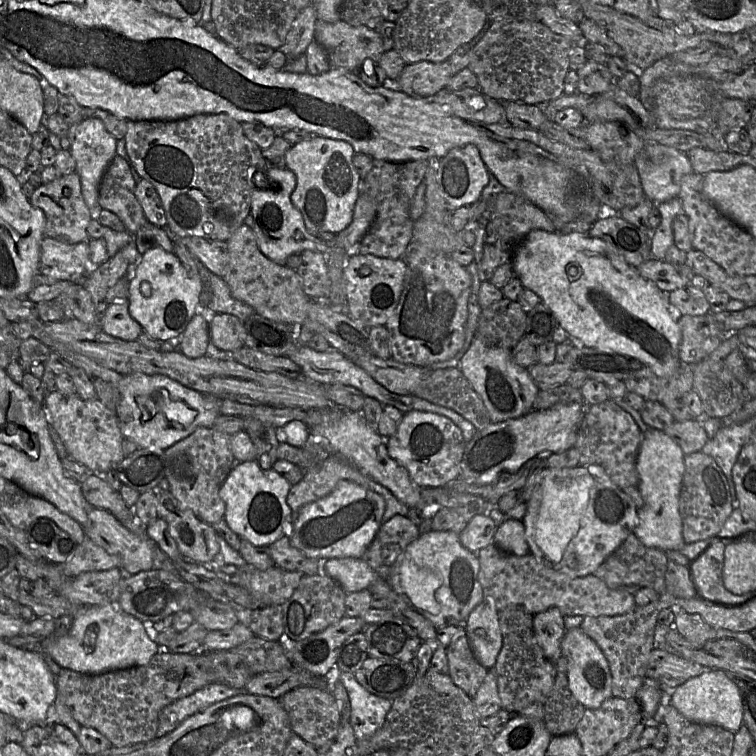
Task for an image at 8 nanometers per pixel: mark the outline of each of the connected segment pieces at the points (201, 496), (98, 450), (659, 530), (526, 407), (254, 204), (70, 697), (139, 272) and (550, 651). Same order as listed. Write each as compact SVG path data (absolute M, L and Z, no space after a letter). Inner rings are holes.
M201 427L164 450L165 479L169 483L169 491L184 509L192 511L196 517L209 525L224 519L225 515L225 503L219 491L232 465L236 464L230 449L230 436L212 427Z
M55 389L45 396L44 407L69 457L85 465L91 473L103 475L124 459L124 437L117 414L109 410L99 399L84 400L77 394L64 395Z
M650 428L643 433L636 468L639 476L637 488L644 504L638 509L638 526L632 534L647 547L665 552L681 551L685 545L679 512L679 497L685 472L684 458L681 447L663 431Z
M475 332L459 363L459 369L482 400L493 423L519 418L534 410L533 404L540 391L528 369L517 365L511 353L509 349L488 345Z
M268 164L265 171L266 180L283 184L257 187L251 193L250 214L253 217L251 229L260 251L280 265L285 265L290 255L300 254L304 250L317 250L325 254L329 244L308 233L301 212L291 201L291 194L296 187L295 174L287 167L277 168Z
M161 649L147 664L141 666L97 675L62 668L55 676L57 693L73 718L81 726L95 728L117 747L154 740L162 709L210 683L208 675L198 664L198 654L178 654L166 649Z
M155 246L142 254L134 274L129 280L128 312L142 327L143 332L151 338L160 342L171 340L183 333L195 313L202 312L202 307L199 307L201 292L201 279L190 274L175 253L167 252L159 246Z
M552 607L535 614L533 628L545 656L556 663L562 656L561 641L566 631L562 613Z

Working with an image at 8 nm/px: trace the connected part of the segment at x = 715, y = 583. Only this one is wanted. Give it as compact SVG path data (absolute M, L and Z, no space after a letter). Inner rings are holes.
M715 540L689 564L693 584L698 597L724 602L736 602L748 598L754 591L734 594L726 589L723 581L726 545Z

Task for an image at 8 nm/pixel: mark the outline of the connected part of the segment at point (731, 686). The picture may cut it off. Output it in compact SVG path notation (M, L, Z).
M724 670L704 672L676 687L671 704L686 719L695 723L717 725L734 734L743 725L743 704L739 688Z

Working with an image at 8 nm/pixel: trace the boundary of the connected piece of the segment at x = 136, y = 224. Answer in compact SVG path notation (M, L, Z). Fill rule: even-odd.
M115 155L102 176L98 190L99 209L116 214L133 236L148 222L135 196L135 185L126 160Z

